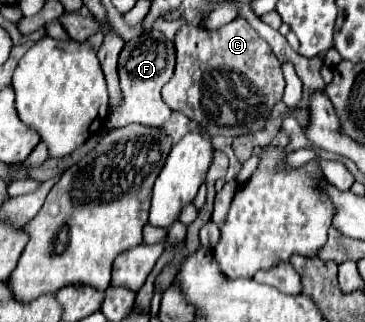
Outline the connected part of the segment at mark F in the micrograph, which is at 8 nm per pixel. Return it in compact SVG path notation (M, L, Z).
M151 30L147 34L129 40L119 54L119 78L123 90L123 104L109 114L105 126L113 130L137 122L137 124L161 128L173 114L173 110L169 110L169 106L161 98L161 88L165 86L165 82L169 82L173 70L175 70L175 46L161 32Z

